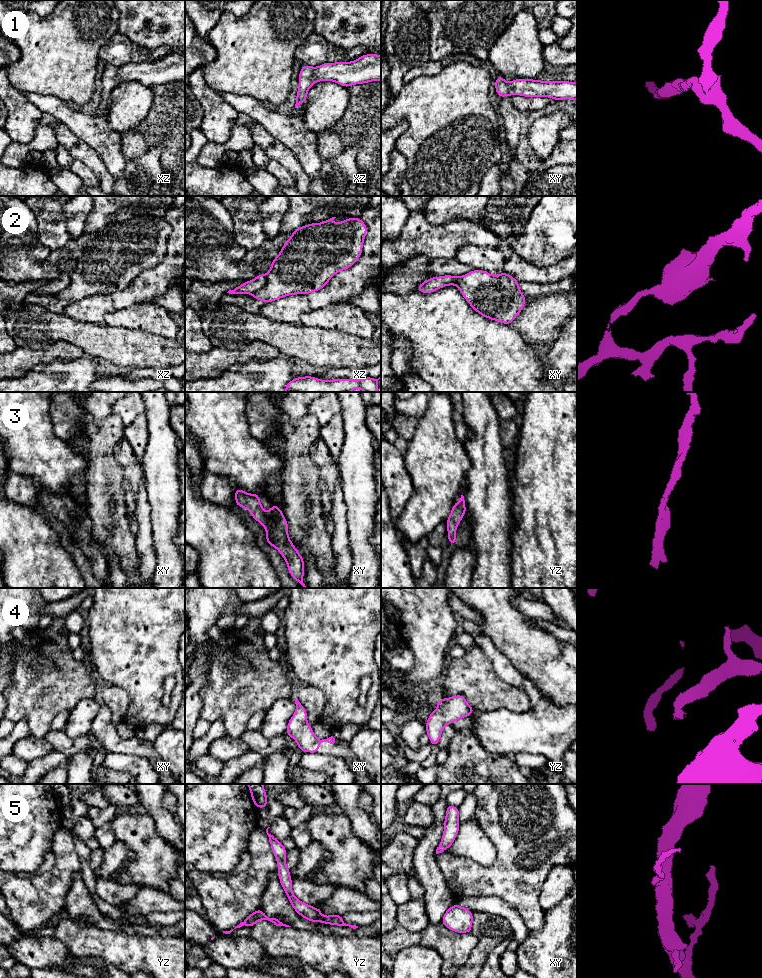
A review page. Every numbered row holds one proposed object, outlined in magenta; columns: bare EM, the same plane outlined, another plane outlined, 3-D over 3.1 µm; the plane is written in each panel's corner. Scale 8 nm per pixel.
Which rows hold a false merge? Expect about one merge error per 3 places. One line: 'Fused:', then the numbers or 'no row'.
Fused: 2

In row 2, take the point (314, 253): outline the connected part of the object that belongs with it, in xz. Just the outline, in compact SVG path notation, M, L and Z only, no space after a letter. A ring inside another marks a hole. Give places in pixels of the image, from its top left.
M350 217L343 222L333 223L335 218L295 229L280 253L273 259L266 274L266 285L252 296L269 303L288 295L308 295L321 290L336 273L355 264L362 253L368 228L360 218Z

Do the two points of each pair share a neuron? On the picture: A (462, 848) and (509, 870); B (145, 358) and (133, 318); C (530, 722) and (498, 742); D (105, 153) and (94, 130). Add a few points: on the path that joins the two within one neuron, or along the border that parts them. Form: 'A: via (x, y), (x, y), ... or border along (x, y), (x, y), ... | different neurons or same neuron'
A: border along (494, 844), (495, 859), (489, 865), (469, 859) | different neurons
B: border along (114, 326), (141, 329), (160, 335) | different neurons
C: via (522, 730), (519, 733), (506, 734) | same neuron
D: via (105, 147), (105, 141), (100, 136) | same neuron

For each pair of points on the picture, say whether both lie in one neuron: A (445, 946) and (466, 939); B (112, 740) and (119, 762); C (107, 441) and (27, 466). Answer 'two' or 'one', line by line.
A: one
B: two
C: two

